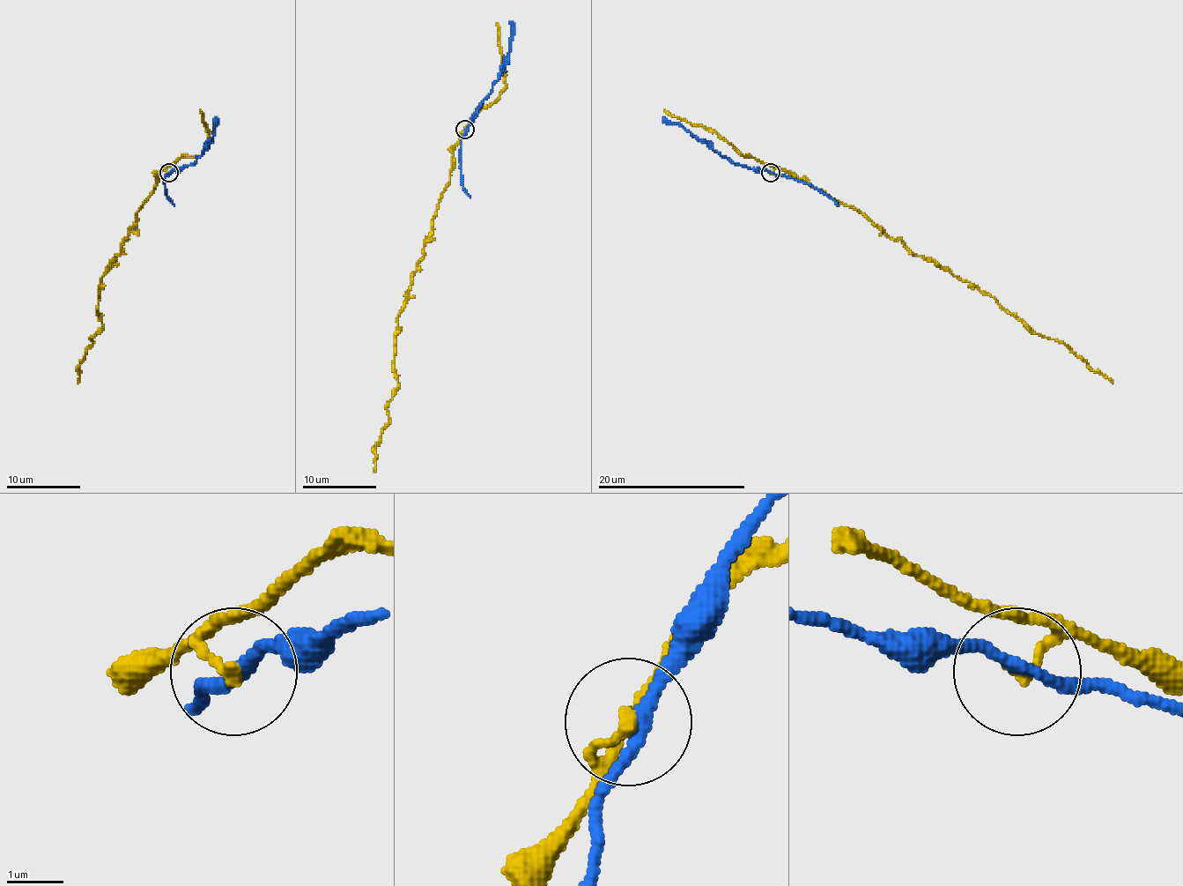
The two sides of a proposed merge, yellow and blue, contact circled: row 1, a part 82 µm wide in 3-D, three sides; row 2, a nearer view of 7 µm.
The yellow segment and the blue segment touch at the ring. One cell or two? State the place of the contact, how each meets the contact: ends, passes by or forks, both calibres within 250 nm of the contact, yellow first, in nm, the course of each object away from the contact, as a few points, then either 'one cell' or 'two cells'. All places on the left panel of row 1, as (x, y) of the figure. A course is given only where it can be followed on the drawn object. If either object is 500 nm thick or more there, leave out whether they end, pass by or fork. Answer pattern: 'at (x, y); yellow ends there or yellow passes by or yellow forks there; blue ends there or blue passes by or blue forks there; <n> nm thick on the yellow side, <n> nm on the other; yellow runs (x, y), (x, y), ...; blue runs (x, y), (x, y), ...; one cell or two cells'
at (169, 173); yellow ends there; blue passes by; 180 nm thick on the yellow side, 200 nm on the other; yellow runs (168, 172), (165, 168), (158, 174), (136, 222), (101, 276), (101, 326), (79, 365), (77, 383); blue runs (168, 172), (190, 165), (203, 152), (203, 146), (213, 135), (217, 116); two cells

